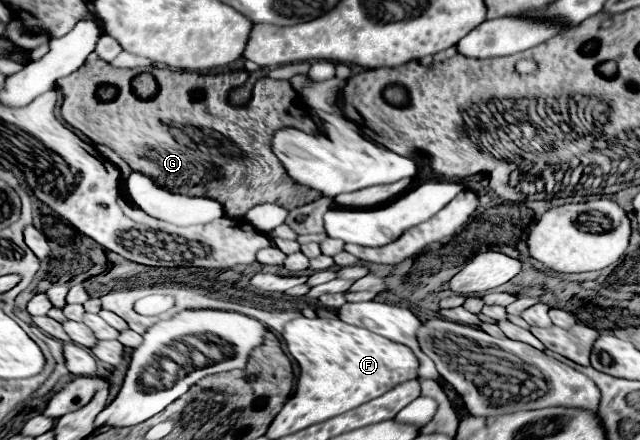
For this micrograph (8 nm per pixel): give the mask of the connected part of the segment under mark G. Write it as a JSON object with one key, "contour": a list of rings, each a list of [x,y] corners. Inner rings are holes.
{"contour":[[[95,53],[87,57],[87,61],[71,75],[57,81],[63,91],[63,111],[61,117],[83,135],[87,135],[93,143],[105,145],[113,149],[133,171],[143,173],[157,181],[159,187],[191,195],[191,197],[211,197],[223,205],[225,215],[243,217],[251,207],[259,203],[275,203],[285,207],[287,211],[307,205],[321,197],[319,191],[311,191],[311,187],[295,183],[281,161],[271,151],[271,135],[279,127],[295,125],[303,131],[317,131],[311,117],[299,109],[299,105],[287,97],[287,93],[295,93],[289,81],[277,81],[271,77],[261,77],[251,89],[251,95],[245,99],[239,95],[239,89],[247,83],[247,71],[227,71],[227,73],[191,73],[191,71],[171,71],[171,69],[153,69],[153,77],[157,81],[157,95],[153,99],[139,99],[131,87],[131,81],[141,73],[141,69],[115,69]],[[105,85],[117,89],[113,101],[101,101],[97,91]]]}

